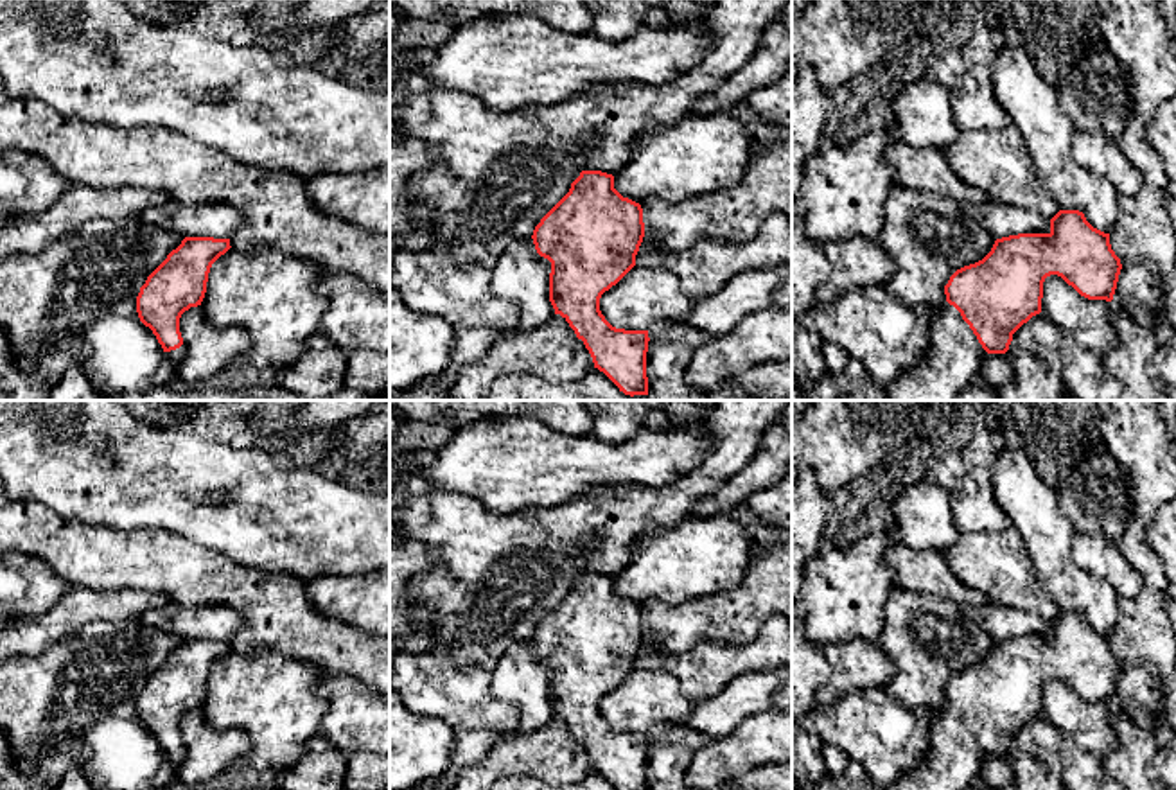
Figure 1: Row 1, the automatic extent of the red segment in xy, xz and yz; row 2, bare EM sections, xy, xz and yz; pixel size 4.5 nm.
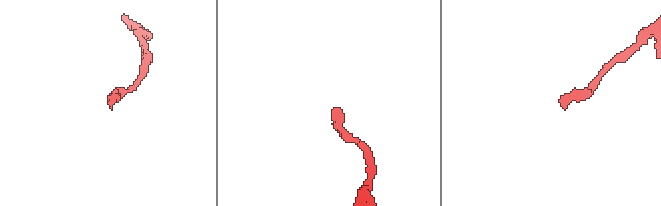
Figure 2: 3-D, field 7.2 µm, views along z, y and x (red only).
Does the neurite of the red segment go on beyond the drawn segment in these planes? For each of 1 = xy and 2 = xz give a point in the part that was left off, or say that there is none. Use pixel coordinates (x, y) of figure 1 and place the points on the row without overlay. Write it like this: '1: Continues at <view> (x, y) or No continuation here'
1: Continues at xy (176, 758)
2: No continuation here

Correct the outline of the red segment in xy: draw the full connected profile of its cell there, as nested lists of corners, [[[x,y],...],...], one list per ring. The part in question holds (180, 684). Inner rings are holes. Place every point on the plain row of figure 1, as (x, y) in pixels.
[[[185,639],[140,689],[138,720],[174,767],[185,758],[180,720],[190,709],[201,707],[210,670],[230,650],[230,641]]]

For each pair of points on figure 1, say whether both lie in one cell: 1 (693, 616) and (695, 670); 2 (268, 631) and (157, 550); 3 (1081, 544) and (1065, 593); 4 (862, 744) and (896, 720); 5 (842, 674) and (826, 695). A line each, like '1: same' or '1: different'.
1: different
2: same
3: different
4: same
5: same

